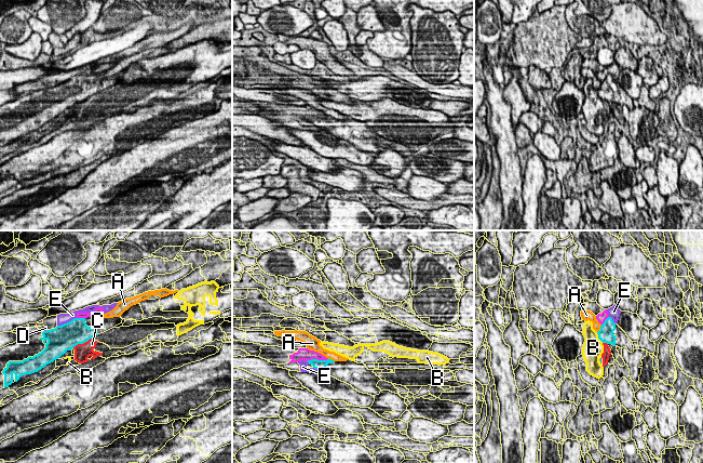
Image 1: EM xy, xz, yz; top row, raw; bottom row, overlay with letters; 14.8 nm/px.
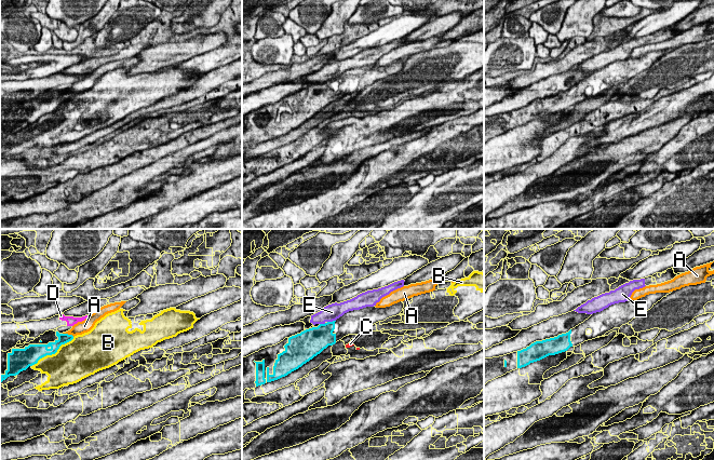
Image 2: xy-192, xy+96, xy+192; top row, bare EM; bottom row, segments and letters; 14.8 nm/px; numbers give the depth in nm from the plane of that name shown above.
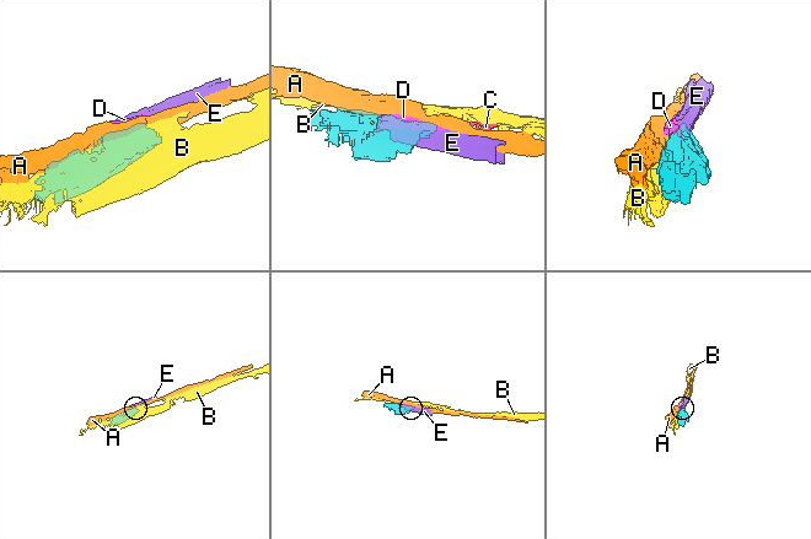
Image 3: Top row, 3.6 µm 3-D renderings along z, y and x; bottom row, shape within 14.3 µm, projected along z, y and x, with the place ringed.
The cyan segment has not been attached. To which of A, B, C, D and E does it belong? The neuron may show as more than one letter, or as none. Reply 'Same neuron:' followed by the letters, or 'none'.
Same neuron: none

